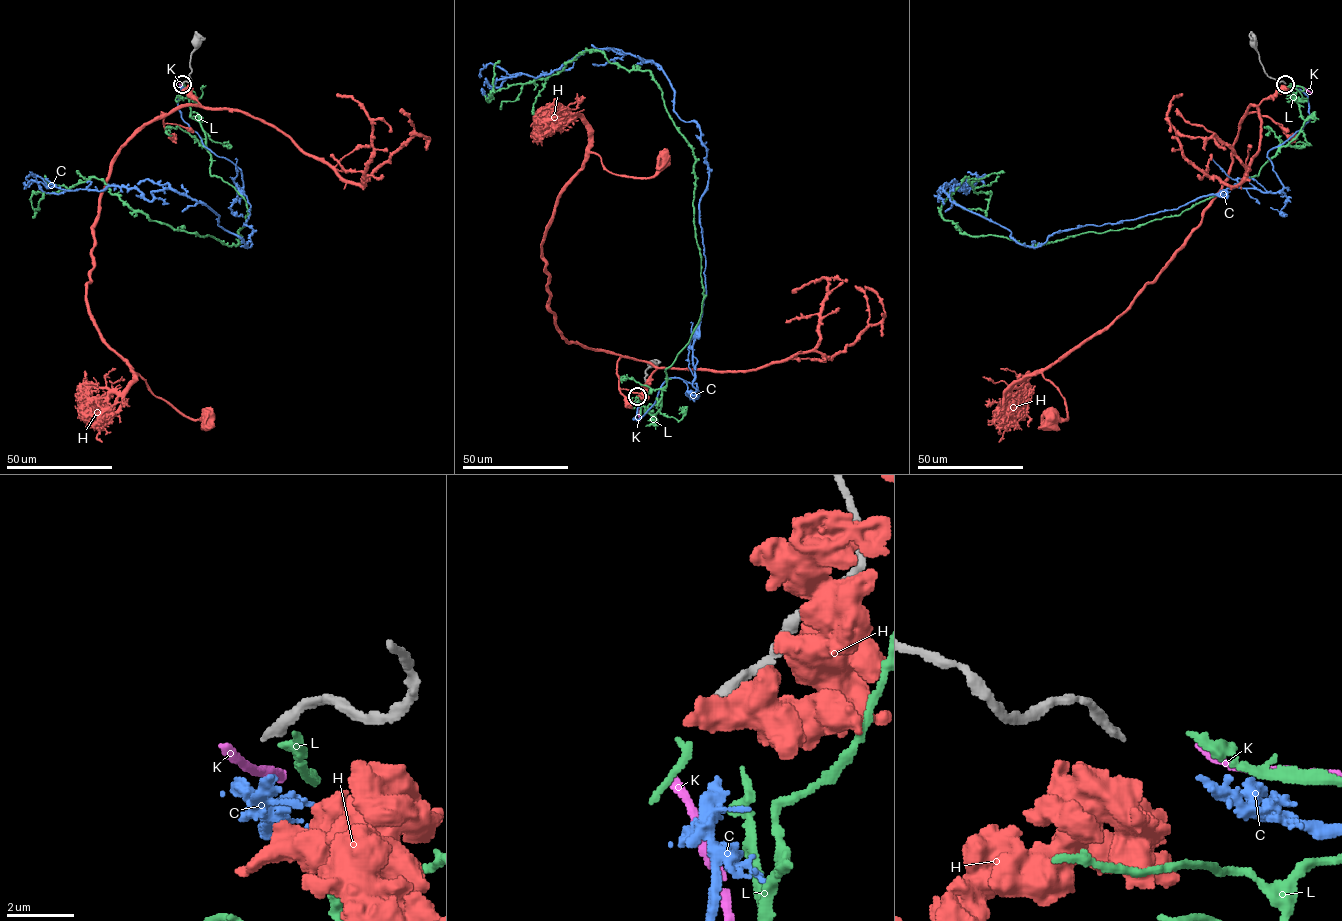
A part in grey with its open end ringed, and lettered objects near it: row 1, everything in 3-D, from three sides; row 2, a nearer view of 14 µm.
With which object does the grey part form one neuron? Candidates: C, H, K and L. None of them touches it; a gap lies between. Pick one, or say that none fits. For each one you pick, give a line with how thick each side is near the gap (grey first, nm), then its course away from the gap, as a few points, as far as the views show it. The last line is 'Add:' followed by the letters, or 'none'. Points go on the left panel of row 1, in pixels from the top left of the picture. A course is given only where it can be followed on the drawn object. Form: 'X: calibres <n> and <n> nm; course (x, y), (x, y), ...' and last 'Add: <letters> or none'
C: calibres 260 and 320 nm; course (182, 86), (181, 118), (240, 170), (250, 247), (171, 190), (27, 186)
Add: C

